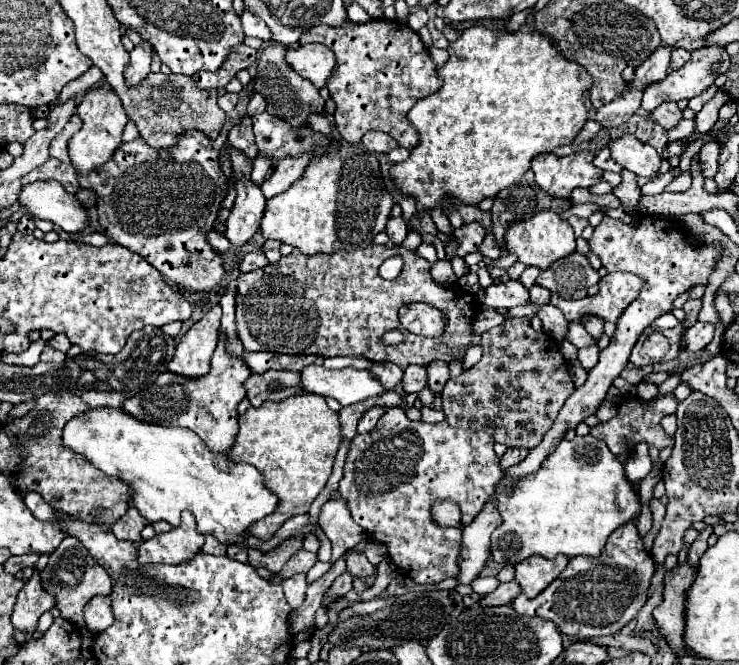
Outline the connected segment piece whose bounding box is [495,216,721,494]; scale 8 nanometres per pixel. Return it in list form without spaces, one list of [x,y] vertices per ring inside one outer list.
[[[605,216],[603,222],[593,230],[593,236],[589,238],[589,248],[593,254],[597,254],[601,258],[601,262],[607,270],[635,272],[645,280],[645,286],[643,286],[639,298],[633,300],[627,306],[627,310],[621,314],[621,318],[617,320],[617,330],[611,338],[611,344],[599,352],[599,362],[595,368],[589,370],[585,384],[579,386],[571,398],[567,398],[565,406],[559,410],[559,414],[555,418],[553,428],[545,434],[541,444],[537,448],[533,448],[523,462],[505,470],[505,476],[499,482],[495,494],[499,494],[501,490],[507,490],[507,486],[515,484],[519,478],[533,474],[541,466],[545,456],[549,456],[557,448],[557,444],[565,438],[567,430],[575,428],[587,416],[597,412],[597,408],[605,400],[607,390],[611,388],[613,380],[627,366],[629,354],[631,354],[635,342],[639,340],[639,336],[643,334],[643,330],[647,326],[651,326],[655,322],[655,318],[671,312],[673,300],[679,294],[687,292],[689,288],[693,288],[697,284],[707,284],[707,278],[715,270],[715,262],[721,256],[721,248],[717,248],[717,246],[705,246],[705,244],[701,244],[699,248],[689,246],[687,234],[679,222],[665,220],[665,218],[653,218],[653,216],[643,216],[641,220],[637,220],[633,224],[623,224],[619,220]]]

